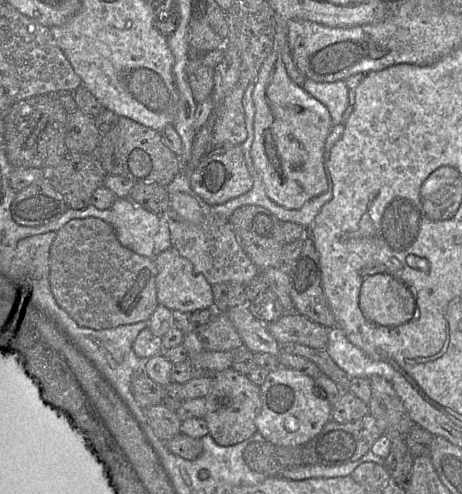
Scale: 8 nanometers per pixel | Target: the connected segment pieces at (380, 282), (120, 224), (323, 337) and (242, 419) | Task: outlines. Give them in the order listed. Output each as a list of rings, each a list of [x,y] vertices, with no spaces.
[[[377,273],[364,280],[359,307],[366,319],[383,326],[401,325],[414,313],[410,289],[387,273]]]
[[[117,198],[110,208],[112,227],[120,243],[144,256],[154,256],[154,238],[159,231],[159,216],[129,198]]]
[[[296,312],[283,314],[267,326],[271,336],[280,344],[299,343],[315,349],[326,350],[328,329]]]
[[[232,367],[212,378],[210,392],[206,398],[206,414],[209,434],[221,446],[232,446],[247,440],[257,432],[255,419],[261,411],[261,390]]]

